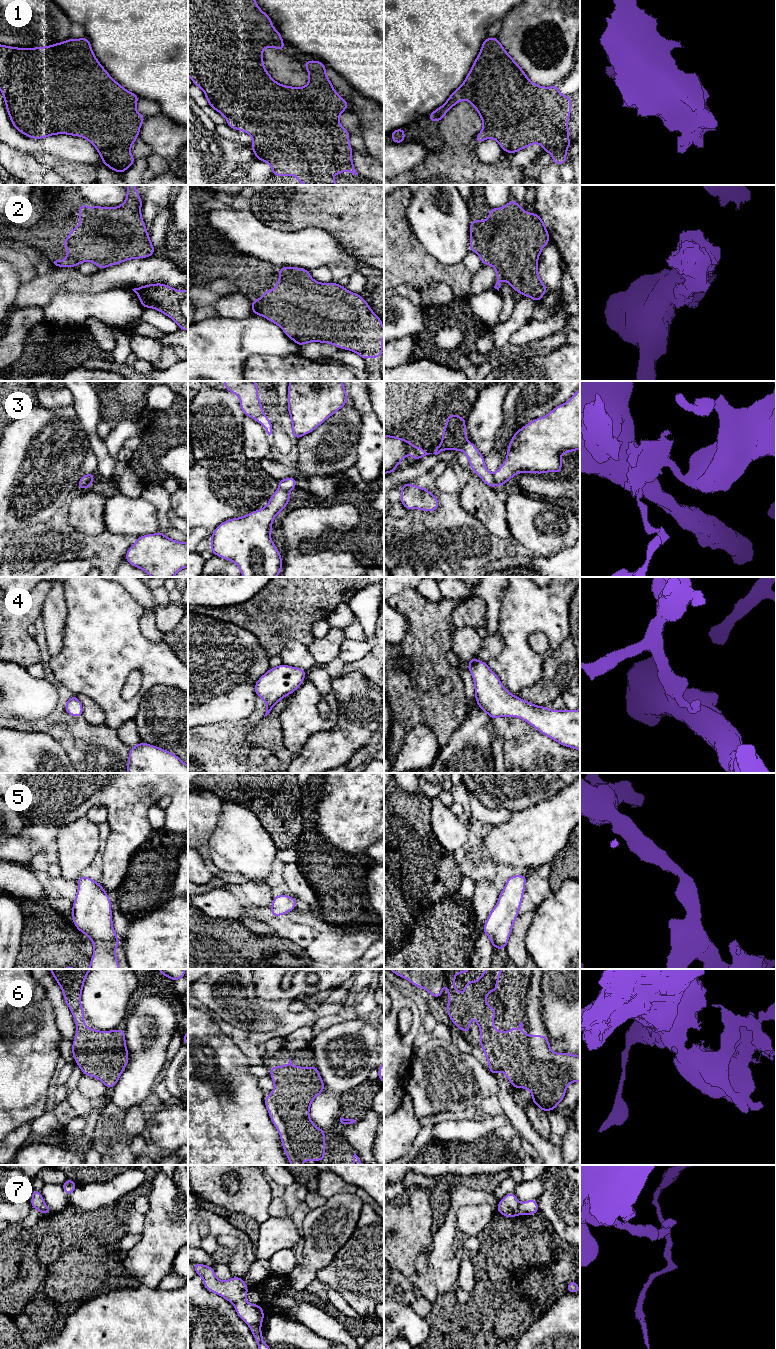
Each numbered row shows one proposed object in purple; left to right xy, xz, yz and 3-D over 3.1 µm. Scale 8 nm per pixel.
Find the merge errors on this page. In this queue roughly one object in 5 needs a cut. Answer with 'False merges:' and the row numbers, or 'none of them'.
False merges: 3, 7

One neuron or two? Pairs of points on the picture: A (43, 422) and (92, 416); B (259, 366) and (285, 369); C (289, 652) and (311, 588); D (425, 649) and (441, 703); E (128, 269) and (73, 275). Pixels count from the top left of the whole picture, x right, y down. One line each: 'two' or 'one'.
A: two
B: one
C: two
D: one
E: one

